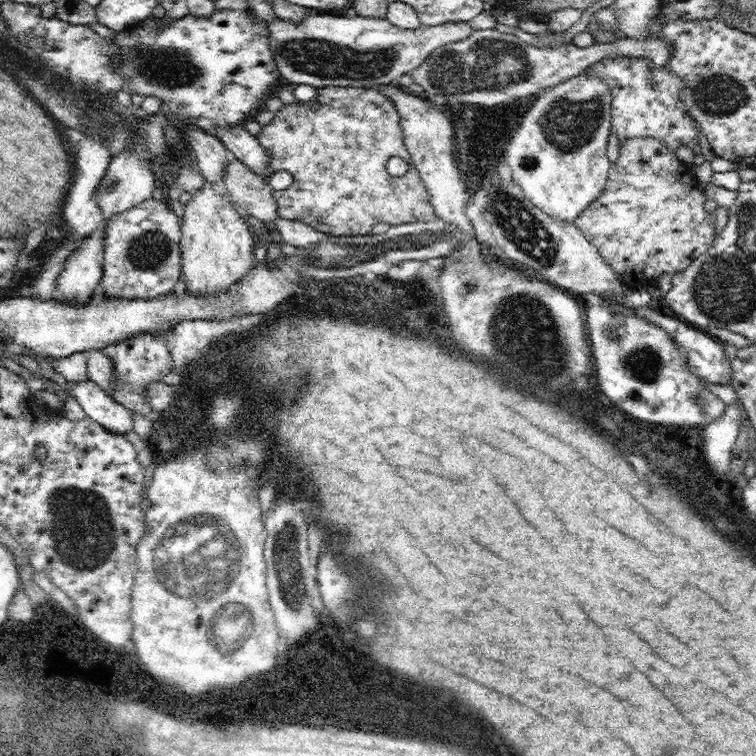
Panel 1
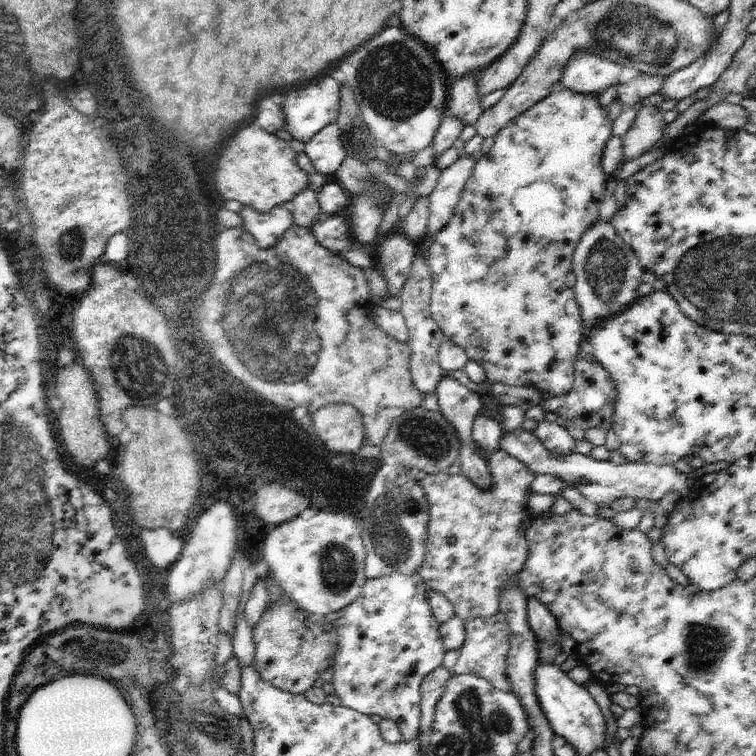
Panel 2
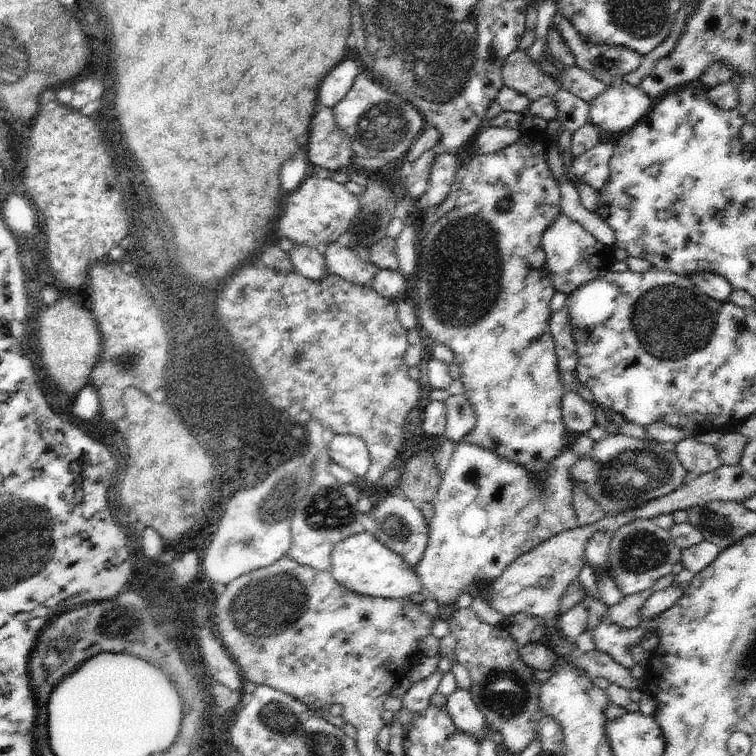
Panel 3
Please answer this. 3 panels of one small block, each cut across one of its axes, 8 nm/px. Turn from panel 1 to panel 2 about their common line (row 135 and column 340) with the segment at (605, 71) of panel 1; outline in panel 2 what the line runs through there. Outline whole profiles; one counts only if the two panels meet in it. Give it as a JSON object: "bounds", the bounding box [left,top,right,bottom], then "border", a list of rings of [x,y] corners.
{"bounds":[331,570,445,742],"border":[[[419,570],[415,574],[401,574],[393,572],[389,576],[381,576],[375,580],[365,580],[361,594],[357,600],[353,600],[347,608],[343,608],[343,614],[331,624],[331,630],[335,632],[335,656],[331,660],[331,686],[333,694],[339,698],[341,706],[357,710],[365,716],[379,714],[383,720],[393,720],[401,734],[403,742],[409,742],[415,738],[421,726],[421,710],[419,710],[419,682],[425,674],[433,672],[441,666],[445,644],[439,634],[441,624],[431,612],[427,594],[427,584],[419,576]]]}

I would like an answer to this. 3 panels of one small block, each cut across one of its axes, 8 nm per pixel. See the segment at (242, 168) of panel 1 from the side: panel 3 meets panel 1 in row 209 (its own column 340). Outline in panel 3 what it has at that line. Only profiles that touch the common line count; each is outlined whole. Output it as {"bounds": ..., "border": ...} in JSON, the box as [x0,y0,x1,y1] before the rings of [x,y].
{"bounds":[323,240,381,286],"border":[[[331,240],[327,242],[327,248],[323,252],[327,272],[331,276],[339,276],[347,282],[369,286],[373,276],[381,270],[375,264],[369,264],[367,260],[361,260],[351,248],[345,246],[343,240]]]}

